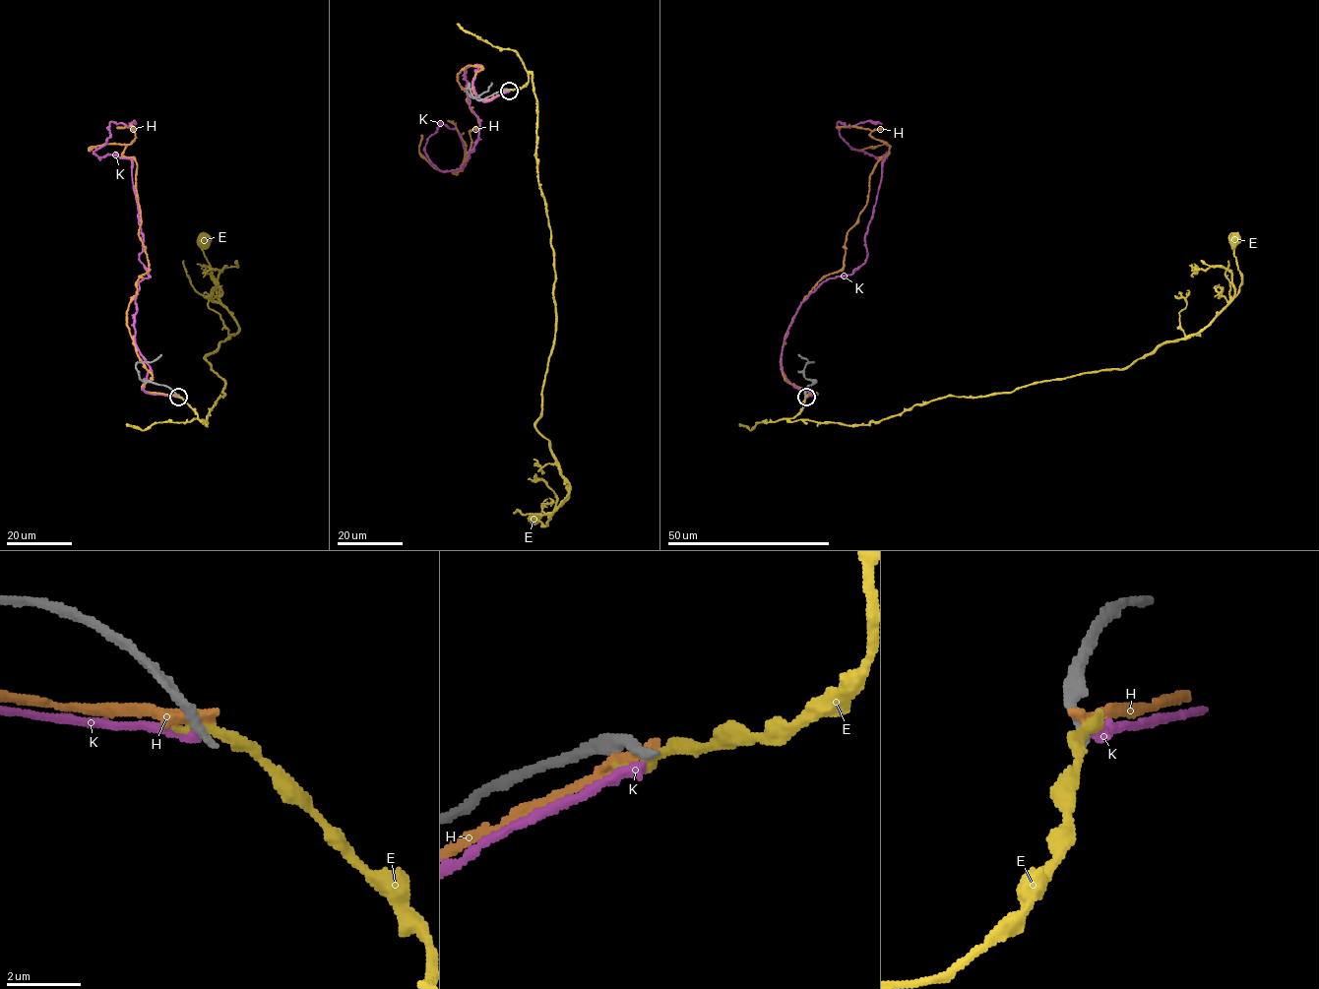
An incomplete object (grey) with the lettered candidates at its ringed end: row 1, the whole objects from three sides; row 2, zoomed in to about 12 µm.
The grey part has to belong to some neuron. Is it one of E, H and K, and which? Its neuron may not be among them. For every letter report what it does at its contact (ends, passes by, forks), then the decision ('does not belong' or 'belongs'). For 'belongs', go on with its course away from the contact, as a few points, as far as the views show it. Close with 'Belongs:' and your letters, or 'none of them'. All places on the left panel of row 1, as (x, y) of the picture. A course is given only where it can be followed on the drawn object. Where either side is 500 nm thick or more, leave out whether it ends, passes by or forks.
E: it ends; does not belong
H: it ends; does not belong
K: it ends; does not belong
Belongs: none of them

